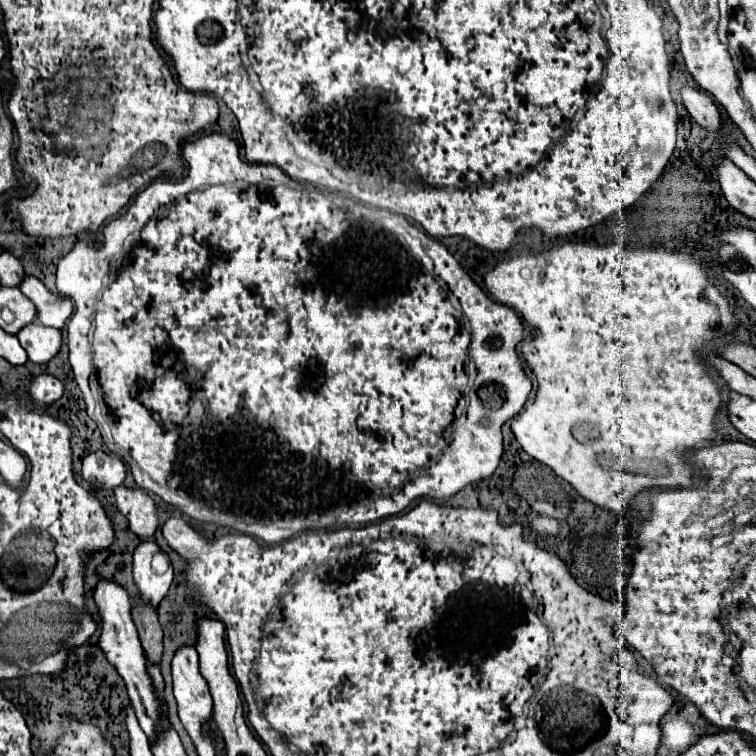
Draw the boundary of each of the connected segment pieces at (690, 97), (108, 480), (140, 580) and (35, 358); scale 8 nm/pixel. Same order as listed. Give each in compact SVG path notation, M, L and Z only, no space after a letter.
M683 85L679 89L679 95L681 95L683 105L689 111L689 115L701 127L705 127L709 131L717 131L719 129L719 111L717 111L713 99L705 91L689 87L689 85Z
M91 451L83 457L83 479L97 479L105 483L107 489L115 489L125 479L125 465L119 457L113 457L105 451Z
M143 541L137 545L133 553L133 579L139 595L157 607L173 581L171 561L157 543Z
M39 323L25 325L17 333L17 339L21 347L27 351L29 361L33 363L47 363L51 357L57 355L61 347L61 331Z

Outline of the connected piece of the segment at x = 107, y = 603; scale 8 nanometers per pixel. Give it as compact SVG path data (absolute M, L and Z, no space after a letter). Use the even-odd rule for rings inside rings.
M101 579L93 591L95 605L101 617L101 635L99 635L99 647L105 653L107 661L117 669L117 673L123 677L131 705L139 717L139 725L143 731L149 735L149 741L153 741L155 735L155 721L159 721L159 701L155 701L155 695L151 693L151 679L147 677L145 669L145 657L143 657L143 647L137 637L135 623L131 619L131 599L129 593L123 585Z

